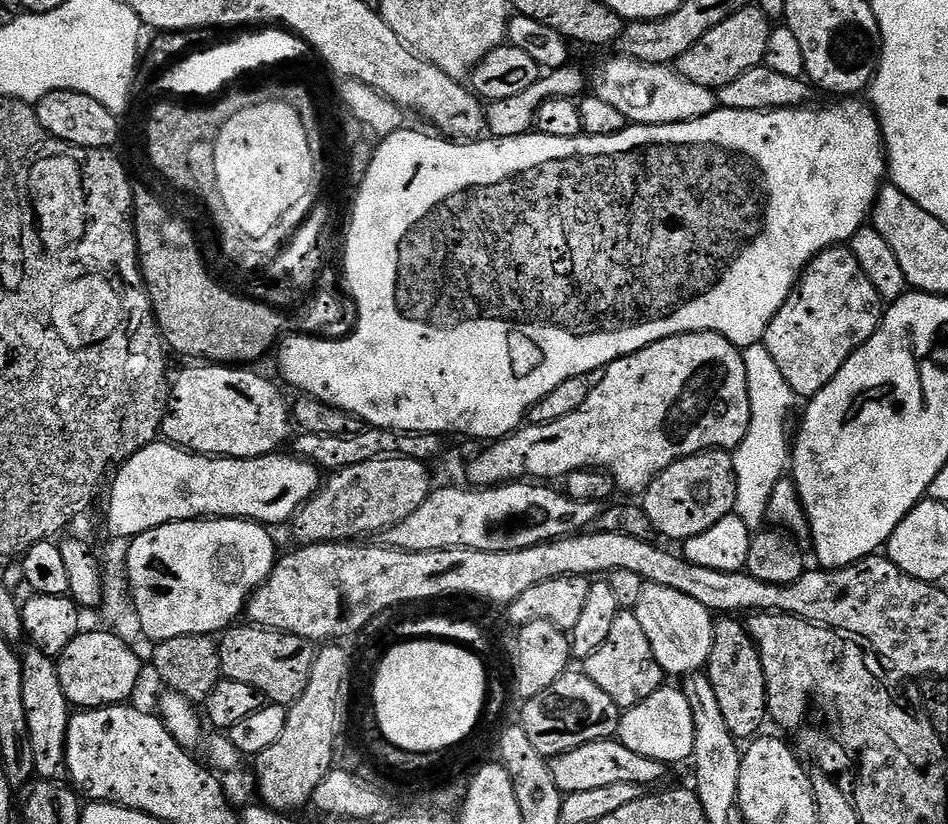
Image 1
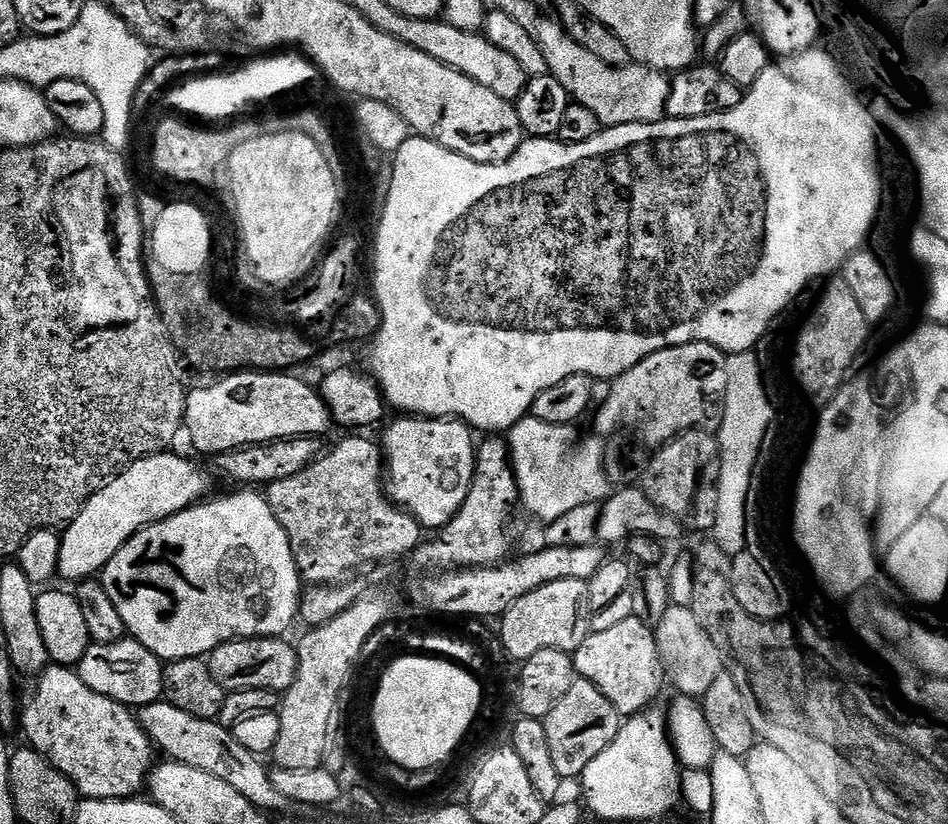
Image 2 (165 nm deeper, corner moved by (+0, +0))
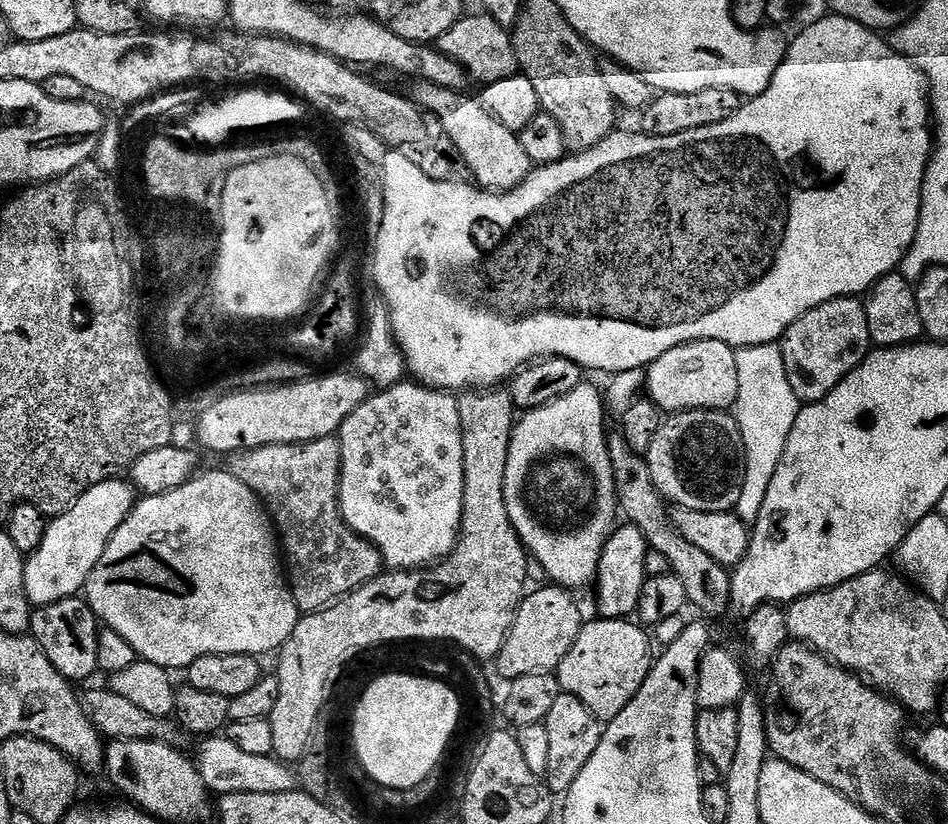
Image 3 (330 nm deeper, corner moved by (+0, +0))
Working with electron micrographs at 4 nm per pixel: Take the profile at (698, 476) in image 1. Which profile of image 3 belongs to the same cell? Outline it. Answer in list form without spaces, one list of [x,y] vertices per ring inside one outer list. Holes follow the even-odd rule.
[[[695,408],[669,415],[654,434],[646,453],[650,478],[669,505],[703,512],[733,511],[742,494],[746,462],[735,415],[714,408]]]

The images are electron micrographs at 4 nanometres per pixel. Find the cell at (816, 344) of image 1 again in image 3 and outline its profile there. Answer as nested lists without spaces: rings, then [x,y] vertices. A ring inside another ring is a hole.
[[[843,296],[822,302],[822,306],[814,306],[814,310],[802,314],[802,318],[794,321],[782,337],[786,370],[797,401],[821,400],[830,394],[846,374],[862,363],[872,347],[866,310],[859,299]]]

